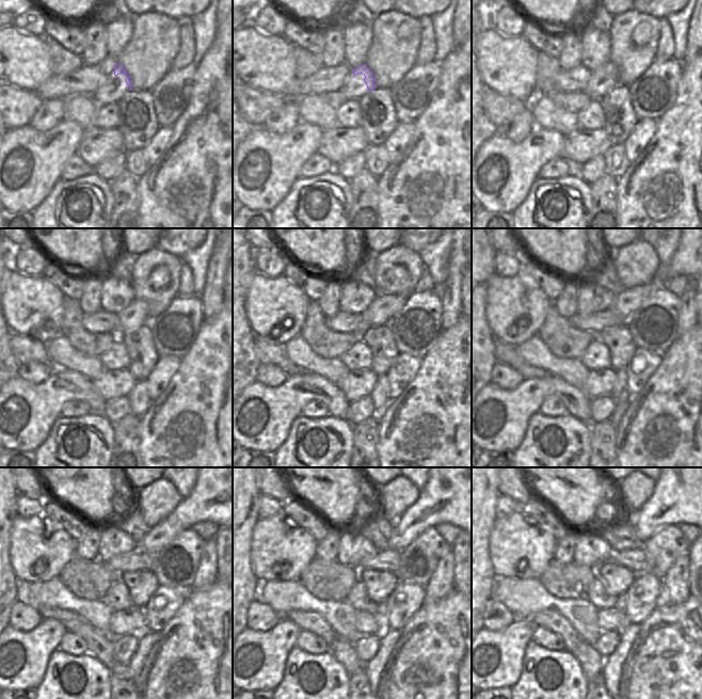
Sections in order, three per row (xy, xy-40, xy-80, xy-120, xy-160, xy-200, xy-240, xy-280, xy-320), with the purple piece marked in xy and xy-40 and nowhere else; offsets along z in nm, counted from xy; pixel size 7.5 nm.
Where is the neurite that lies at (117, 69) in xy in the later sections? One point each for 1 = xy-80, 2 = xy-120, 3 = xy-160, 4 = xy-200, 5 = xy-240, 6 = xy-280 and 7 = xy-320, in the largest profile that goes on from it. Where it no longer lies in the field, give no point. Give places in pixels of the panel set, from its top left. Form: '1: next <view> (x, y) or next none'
1: next xy-80 (609, 70)
2: next xy-120 (137, 314)
3: next xy-160 (383, 307)
4: next xy-200 (688, 259)
5: next xy-240 (210, 501)
6: next xy-280 (449, 496)
7: next xy-320 (688, 490)

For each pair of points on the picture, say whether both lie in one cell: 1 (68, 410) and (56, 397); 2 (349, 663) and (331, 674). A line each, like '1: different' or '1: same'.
1: different
2: different

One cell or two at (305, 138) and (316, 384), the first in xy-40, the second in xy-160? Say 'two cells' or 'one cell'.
one cell

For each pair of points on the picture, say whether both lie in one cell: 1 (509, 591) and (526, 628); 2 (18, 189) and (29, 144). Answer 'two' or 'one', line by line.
1: two
2: one

